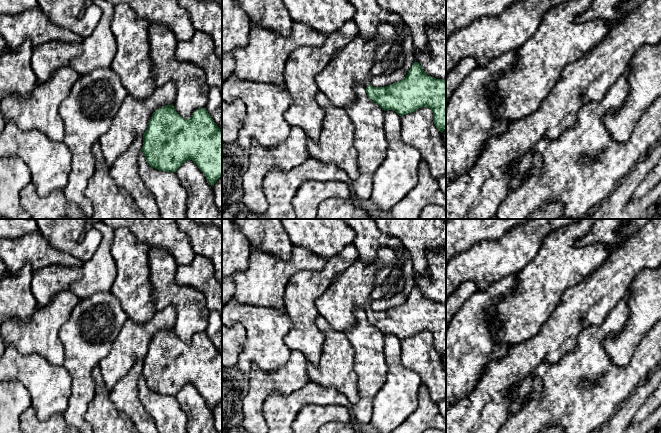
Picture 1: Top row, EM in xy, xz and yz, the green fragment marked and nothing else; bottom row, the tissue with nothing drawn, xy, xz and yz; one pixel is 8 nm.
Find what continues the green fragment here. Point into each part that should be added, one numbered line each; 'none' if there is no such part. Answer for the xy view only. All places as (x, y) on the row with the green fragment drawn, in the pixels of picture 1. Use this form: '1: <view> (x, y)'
none

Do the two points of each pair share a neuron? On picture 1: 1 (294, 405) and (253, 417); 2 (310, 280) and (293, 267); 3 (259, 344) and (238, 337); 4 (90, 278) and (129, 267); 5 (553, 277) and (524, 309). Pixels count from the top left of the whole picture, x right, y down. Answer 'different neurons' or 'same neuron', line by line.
1: different neurons
2: different neurons
3: different neurons
4: different neurons
5: same neuron

